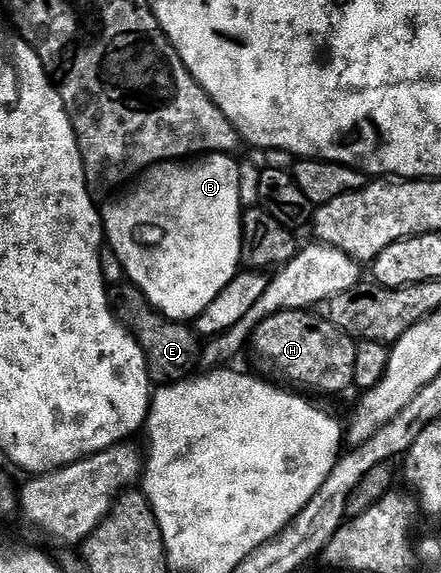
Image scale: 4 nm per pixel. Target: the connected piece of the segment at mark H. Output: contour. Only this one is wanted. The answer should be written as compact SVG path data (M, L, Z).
M314 310L278 311L273 317L266 319L255 330L253 351L263 358L263 363L275 375L296 383L299 387L308 387L311 391L343 391L355 382L355 366L357 365L358 346L356 340L346 335L337 325L333 325L322 314Z

